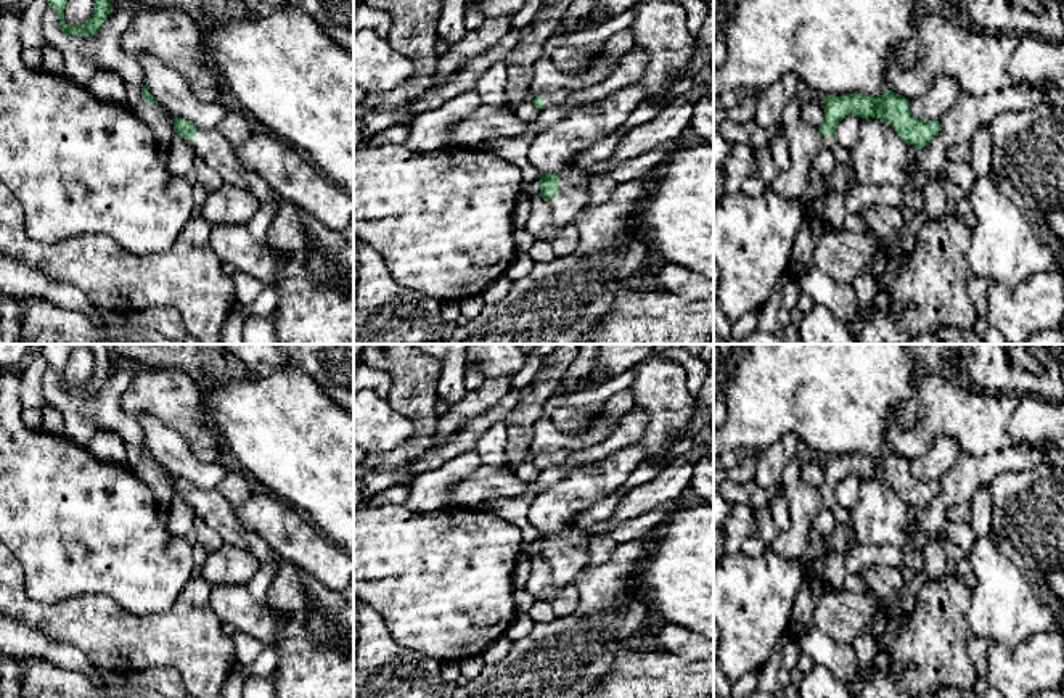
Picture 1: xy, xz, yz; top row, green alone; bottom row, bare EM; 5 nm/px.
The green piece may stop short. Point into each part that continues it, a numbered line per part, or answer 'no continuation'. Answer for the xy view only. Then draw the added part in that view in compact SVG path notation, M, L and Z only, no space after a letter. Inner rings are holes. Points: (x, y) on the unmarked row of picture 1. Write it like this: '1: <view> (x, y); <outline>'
1: xy (216, 512); M196 489L196 497L188 503L204 526L214 529L225 544L251 552L260 566L267 566L272 574L288 563L259 534L239 523L233 507L217 489Z

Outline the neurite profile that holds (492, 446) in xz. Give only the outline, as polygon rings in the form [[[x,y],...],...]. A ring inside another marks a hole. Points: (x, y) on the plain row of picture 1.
[[[505,421],[490,426],[479,439],[476,452],[482,465],[505,465],[506,460],[506,425]]]

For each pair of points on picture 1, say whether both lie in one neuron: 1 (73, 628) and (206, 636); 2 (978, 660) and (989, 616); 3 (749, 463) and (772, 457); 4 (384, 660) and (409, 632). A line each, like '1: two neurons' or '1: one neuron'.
1: one neuron
2: two neurons
3: two neurons
4: two neurons

